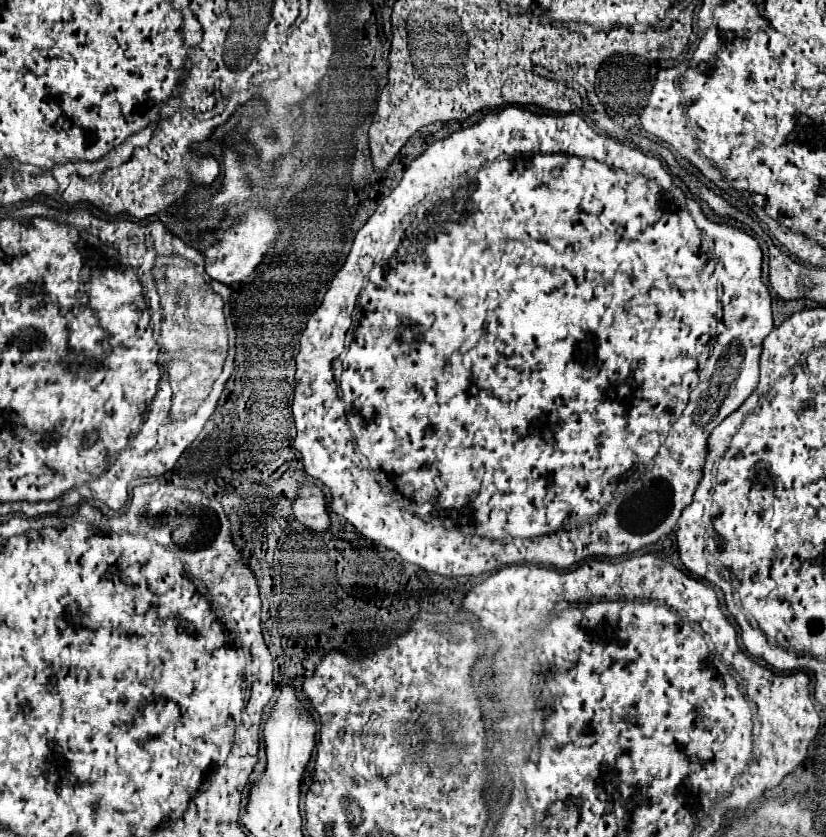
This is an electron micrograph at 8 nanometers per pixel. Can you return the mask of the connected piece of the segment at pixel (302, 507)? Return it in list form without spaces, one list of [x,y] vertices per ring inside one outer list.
[[[301,485],[299,497],[293,503],[293,515],[297,521],[313,531],[327,531],[331,527],[327,497],[317,485]]]

